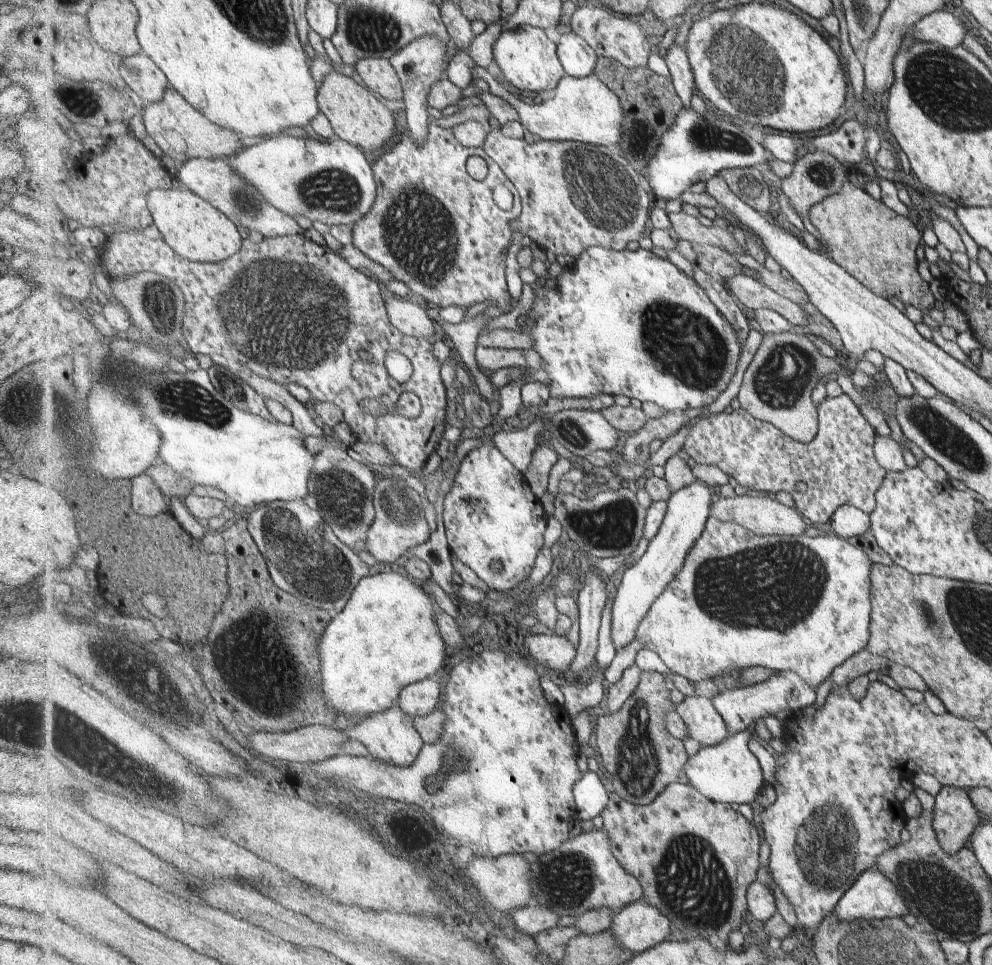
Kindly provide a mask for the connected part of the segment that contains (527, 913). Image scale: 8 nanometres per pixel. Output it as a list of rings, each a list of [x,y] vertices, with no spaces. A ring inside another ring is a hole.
[[[535,903],[516,909],[512,915],[515,929],[529,936],[557,927],[559,918],[547,904]]]

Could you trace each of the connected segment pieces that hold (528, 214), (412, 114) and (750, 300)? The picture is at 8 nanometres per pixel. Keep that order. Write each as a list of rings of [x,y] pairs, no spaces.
[[[494,130],[489,133],[485,144],[482,146],[486,149],[486,152],[503,170],[507,173],[507,176],[514,181],[514,185],[517,187],[519,194],[522,198],[522,213],[511,222],[511,228],[515,232],[521,232],[522,235],[530,237],[533,242],[539,244],[541,248],[545,248],[545,251],[553,251],[555,254],[565,254],[578,259],[588,248],[591,247],[605,247],[606,249],[615,249],[619,251],[625,251],[627,244],[631,240],[641,240],[643,232],[645,232],[645,224],[649,220],[651,214],[649,212],[649,206],[651,206],[651,196],[649,192],[645,192],[645,188],[641,186],[641,174],[635,170],[629,161],[623,156],[620,150],[614,149],[608,146],[593,146],[592,144],[576,143],[575,141],[547,141],[537,140],[529,144],[527,140],[522,139],[510,139],[503,136],[500,131]]]
[[[425,36],[416,39],[405,48],[402,48],[395,56],[390,58],[391,64],[395,66],[402,80],[404,90],[404,105],[406,112],[406,122],[408,123],[409,132],[415,136],[415,140],[419,144],[423,144],[429,136],[429,116],[427,116],[427,108],[429,108],[429,94],[434,84],[440,81],[439,78],[443,76],[443,71],[447,70],[448,62],[451,57],[447,59],[447,47],[439,36]]]
[[[737,274],[727,278],[727,288],[731,296],[739,298],[739,305],[745,312],[759,309],[776,310],[782,314],[792,325],[812,327],[809,314],[791,299],[777,294],[769,286],[751,276]]]

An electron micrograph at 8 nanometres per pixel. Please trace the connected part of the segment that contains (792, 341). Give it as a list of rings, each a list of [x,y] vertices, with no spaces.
[[[793,330],[763,334],[762,344],[744,372],[738,401],[755,418],[775,425],[795,440],[809,443],[815,440],[820,428],[818,406],[811,401],[813,390],[837,370],[837,365],[837,359],[823,356],[807,335],[798,335]]]

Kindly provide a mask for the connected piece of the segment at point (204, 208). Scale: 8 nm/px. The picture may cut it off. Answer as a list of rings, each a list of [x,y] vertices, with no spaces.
[[[185,186],[155,189],[148,196],[154,224],[171,248],[189,260],[220,263],[242,251],[244,239],[237,224],[202,196]]]

